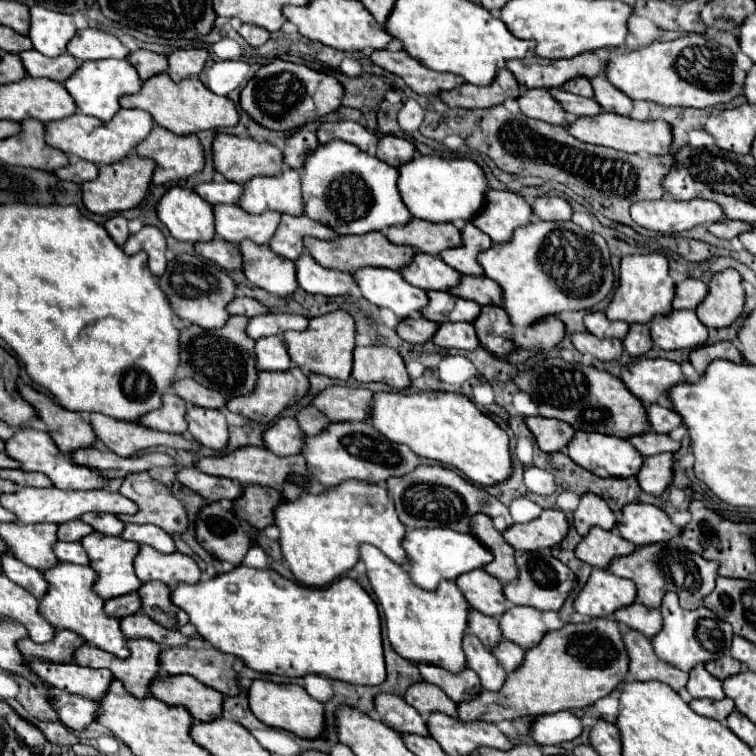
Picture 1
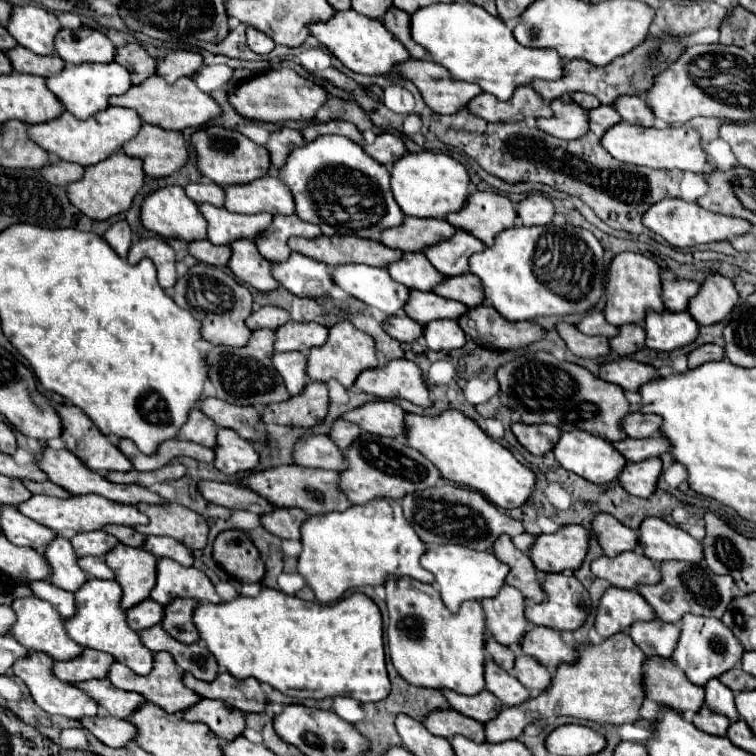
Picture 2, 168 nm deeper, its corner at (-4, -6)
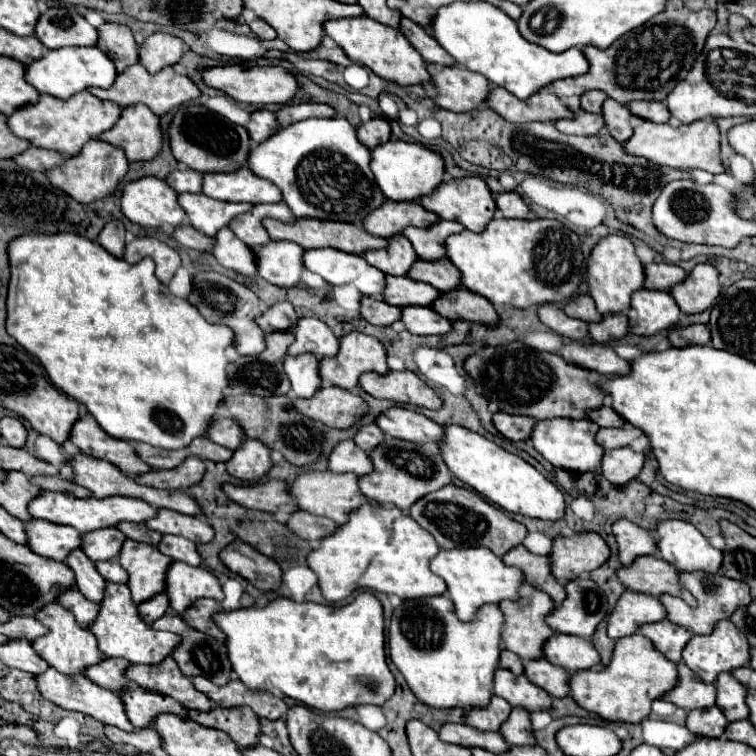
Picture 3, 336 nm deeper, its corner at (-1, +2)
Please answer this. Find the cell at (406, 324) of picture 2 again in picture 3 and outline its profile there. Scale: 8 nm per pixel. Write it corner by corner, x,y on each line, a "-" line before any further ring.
362,297
360,313
368,323
384,325
384,327
388,327
388,325
392,325
400,319
400,309
398,307
392,307
388,303
372,299
372,297

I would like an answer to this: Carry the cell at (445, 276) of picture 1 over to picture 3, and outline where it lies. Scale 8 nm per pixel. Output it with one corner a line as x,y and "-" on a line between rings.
394,235
386,249
368,251
368,253
364,253
364,257
370,265
374,265
380,271
390,273
390,275
408,275
412,263
418,261
418,255
416,255
412,243
408,243
408,239
404,235

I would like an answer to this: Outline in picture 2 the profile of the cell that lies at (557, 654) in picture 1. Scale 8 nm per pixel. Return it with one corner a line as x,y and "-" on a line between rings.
627,633
613,635
611,639
605,639
601,645
587,645
585,649
579,647
579,653
581,653
579,663
573,665
565,663
563,667
557,669
553,683
547,691
531,699
531,703
523,703
523,707
505,707
497,719
487,723
485,725
487,741
503,743
509,739
519,739
525,725
557,715
611,725
639,721
641,719
639,709
645,699
643,663
647,655
633,643
633,639

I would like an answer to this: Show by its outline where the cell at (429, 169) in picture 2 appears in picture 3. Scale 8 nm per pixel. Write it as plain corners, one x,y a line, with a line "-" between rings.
388,141
372,149
372,173
376,177
382,193
392,201
420,201
426,195
432,195
442,185
446,167
444,157
420,143
408,141

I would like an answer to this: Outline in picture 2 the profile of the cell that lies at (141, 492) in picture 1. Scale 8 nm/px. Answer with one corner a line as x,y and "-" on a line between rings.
175,503
139,505
139,509
149,515
149,525
135,527
139,533
173,537
173,539
181,541
183,545
187,545
191,551
203,549
207,545
209,527
201,515
195,515

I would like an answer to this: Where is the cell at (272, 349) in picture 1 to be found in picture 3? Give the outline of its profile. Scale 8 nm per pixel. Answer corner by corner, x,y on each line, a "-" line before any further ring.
286,355
284,371
292,383
292,391
296,393
296,397
312,397
320,387
316,355

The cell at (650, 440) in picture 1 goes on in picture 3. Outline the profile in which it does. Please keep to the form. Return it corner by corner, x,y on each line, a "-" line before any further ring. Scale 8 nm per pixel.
626,425
626,427
620,427
620,429
600,429
596,433
596,443
602,445
606,451
610,451
610,449
616,449
616,447
628,447
634,439
638,439
642,435
644,433
638,427
632,427
632,425

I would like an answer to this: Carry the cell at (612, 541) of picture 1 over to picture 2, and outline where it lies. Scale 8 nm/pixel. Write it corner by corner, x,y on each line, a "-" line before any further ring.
627,551
613,559
601,557
591,563
591,571
619,589
635,589
637,585
655,585
661,581
659,565
641,551

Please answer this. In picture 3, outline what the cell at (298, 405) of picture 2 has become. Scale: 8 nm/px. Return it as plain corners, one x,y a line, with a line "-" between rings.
334,385
320,387
310,399
294,399
294,407
300,415
338,429
350,427
368,411
366,403
362,409
362,399
358,395

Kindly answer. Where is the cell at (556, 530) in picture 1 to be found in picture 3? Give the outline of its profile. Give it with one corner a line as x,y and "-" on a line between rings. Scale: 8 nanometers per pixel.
594,531
576,533
572,537
558,535
552,541
550,571
560,585
568,583
570,579
580,577
582,573
590,573
592,569
600,567
610,555
608,545
604,539

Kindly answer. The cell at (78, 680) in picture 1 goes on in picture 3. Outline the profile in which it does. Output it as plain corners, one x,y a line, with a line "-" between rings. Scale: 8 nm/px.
132,687
132,691
124,691
120,699
124,699
124,711
134,727
148,727
152,719
160,713
176,713
180,717
186,717
184,707
172,697
142,687

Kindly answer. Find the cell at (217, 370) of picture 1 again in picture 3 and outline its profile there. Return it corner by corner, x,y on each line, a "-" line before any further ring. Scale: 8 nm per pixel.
290,331
266,333
266,349
256,357
240,357
240,367
230,377
230,387
242,393
254,393
260,397
286,395
288,377
282,369
282,357
294,335

